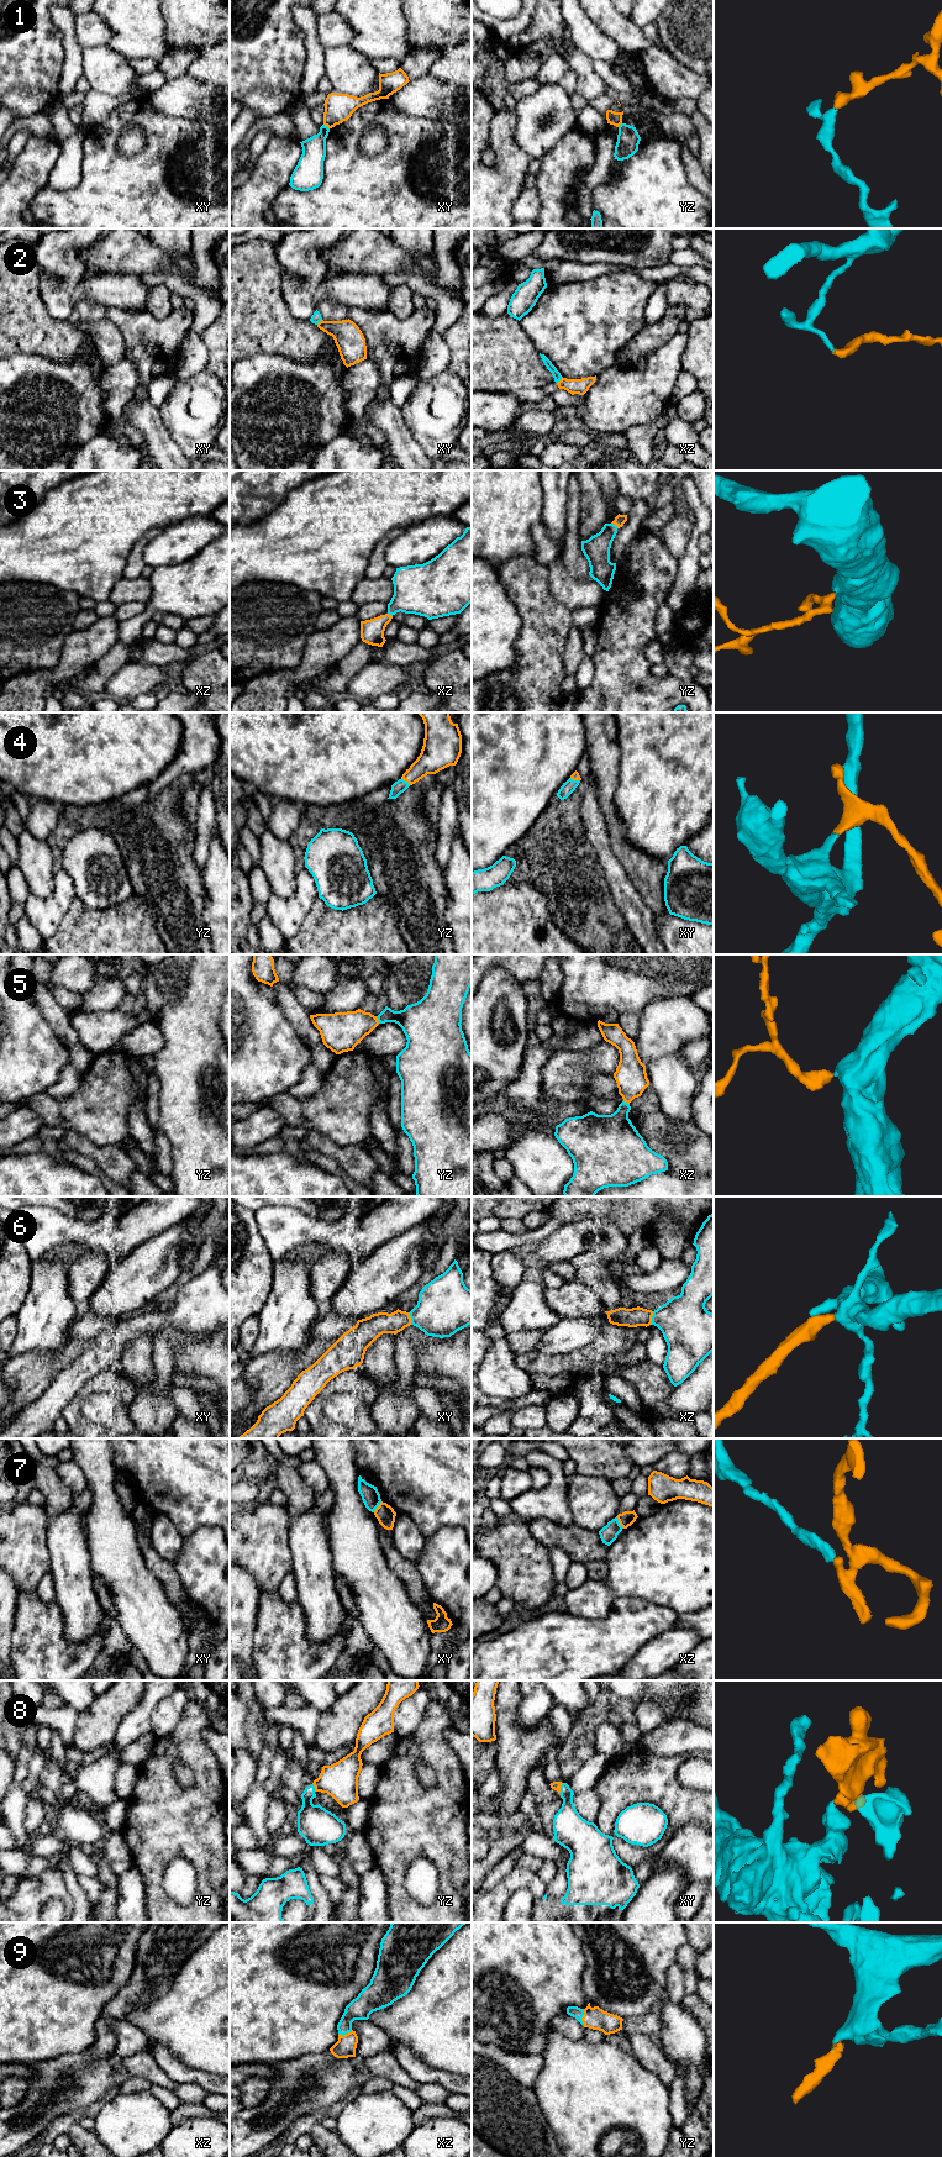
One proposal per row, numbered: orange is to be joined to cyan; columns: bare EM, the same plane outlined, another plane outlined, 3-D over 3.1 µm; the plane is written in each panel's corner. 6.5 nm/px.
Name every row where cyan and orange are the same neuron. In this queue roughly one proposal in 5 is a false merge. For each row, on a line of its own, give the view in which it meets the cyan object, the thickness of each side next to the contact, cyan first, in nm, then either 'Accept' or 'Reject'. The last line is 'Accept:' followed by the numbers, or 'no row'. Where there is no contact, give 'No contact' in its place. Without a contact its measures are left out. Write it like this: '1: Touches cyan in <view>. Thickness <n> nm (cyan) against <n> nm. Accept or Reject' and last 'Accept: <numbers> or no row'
1: Touches cyan in xy. Thickness 160 nm (cyan) against 190 nm. Reject
2: Touches cyan in xz. Thickness 50 nm (cyan) against 100 nm. Reject
3: Touches cyan in yz. Thickness 170 nm (cyan) against 70 nm. Accept
4: Touches cyan in yz. Thickness 90 nm (cyan) against 200 nm. Accept
5: Touches cyan in yz. Thickness 220 nm (cyan) against 260 nm. Accept
6: Touches cyan in xz. Thickness 340 nm (cyan) against 130 nm. Accept
7: Touches cyan in xz. Thickness 110 nm (cyan) against 100 nm. Reject
8: Touches cyan in xy. Thickness 200 nm (cyan) against 60 nm. Accept
9: Touches cyan in yz. Thickness 70 nm (cyan) against 140 nm. Accept
Accept: 3, 4, 5, 6, 8, 9

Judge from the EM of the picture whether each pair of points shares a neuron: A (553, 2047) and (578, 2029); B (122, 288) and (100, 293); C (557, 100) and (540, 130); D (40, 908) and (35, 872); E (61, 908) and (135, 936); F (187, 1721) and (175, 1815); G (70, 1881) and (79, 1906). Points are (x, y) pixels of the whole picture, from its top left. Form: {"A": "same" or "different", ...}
{"A": "different", "B": "same", "C": "same", "D": "different", "E": "different", "F": "same", "G": "same"}

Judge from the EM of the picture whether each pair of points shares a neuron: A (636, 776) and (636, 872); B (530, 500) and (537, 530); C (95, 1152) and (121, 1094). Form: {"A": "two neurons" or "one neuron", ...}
{"A": "two neurons", "B": "two neurons", "C": "two neurons"}

